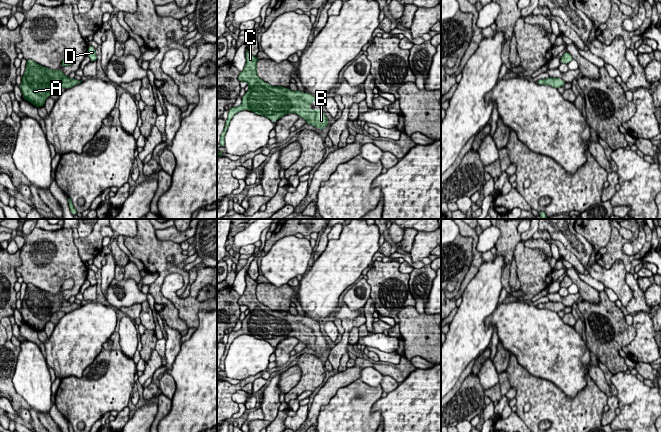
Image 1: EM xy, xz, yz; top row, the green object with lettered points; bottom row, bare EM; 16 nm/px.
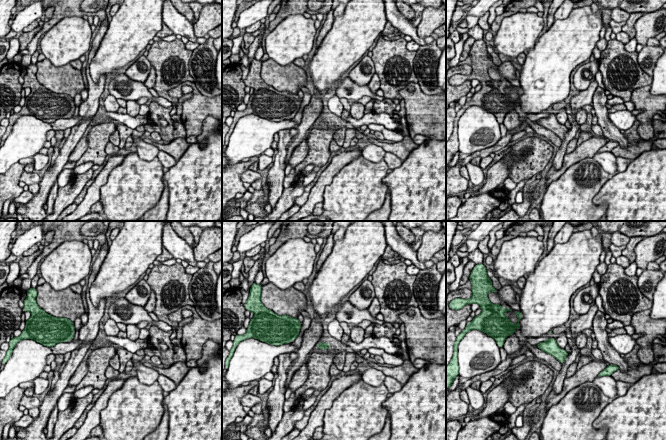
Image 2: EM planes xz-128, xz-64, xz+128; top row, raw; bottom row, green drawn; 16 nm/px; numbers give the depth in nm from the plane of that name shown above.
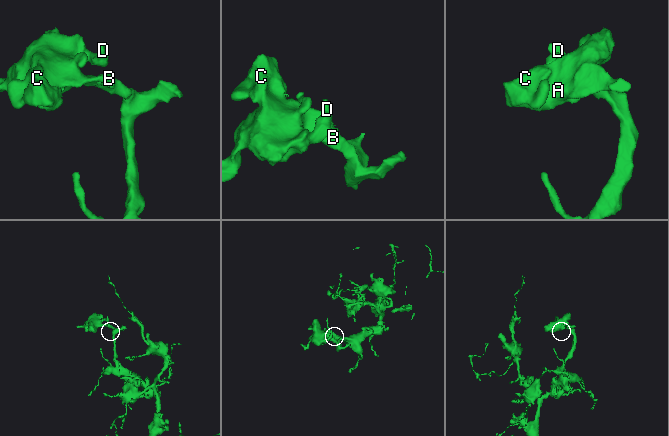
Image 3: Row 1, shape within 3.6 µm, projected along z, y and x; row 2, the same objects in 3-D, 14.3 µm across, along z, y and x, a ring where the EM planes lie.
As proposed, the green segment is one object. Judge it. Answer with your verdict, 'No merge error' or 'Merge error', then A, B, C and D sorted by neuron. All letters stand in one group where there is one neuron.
No merge error. Groups: A B C D

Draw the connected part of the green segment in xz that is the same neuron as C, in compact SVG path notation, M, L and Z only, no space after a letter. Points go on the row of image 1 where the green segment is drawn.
M247 49L246 64L239 74L238 80L246 82L249 90L242 97L241 105L232 107L228 111L225 128L221 134L219 144L225 146L225 134L233 116L243 110L252 111L257 115L265 116L271 121L276 121L289 113L296 113L299 117L320 130L323 130L330 122L325 113L320 109L310 110L311 102L319 102L319 98L308 93L292 91L282 86L271 86L257 75L257 61Z

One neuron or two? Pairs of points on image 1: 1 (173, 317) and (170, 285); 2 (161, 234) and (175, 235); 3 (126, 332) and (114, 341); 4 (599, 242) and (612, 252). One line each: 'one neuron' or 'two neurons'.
1: two neurons
2: one neuron
3: two neurons
4: two neurons

